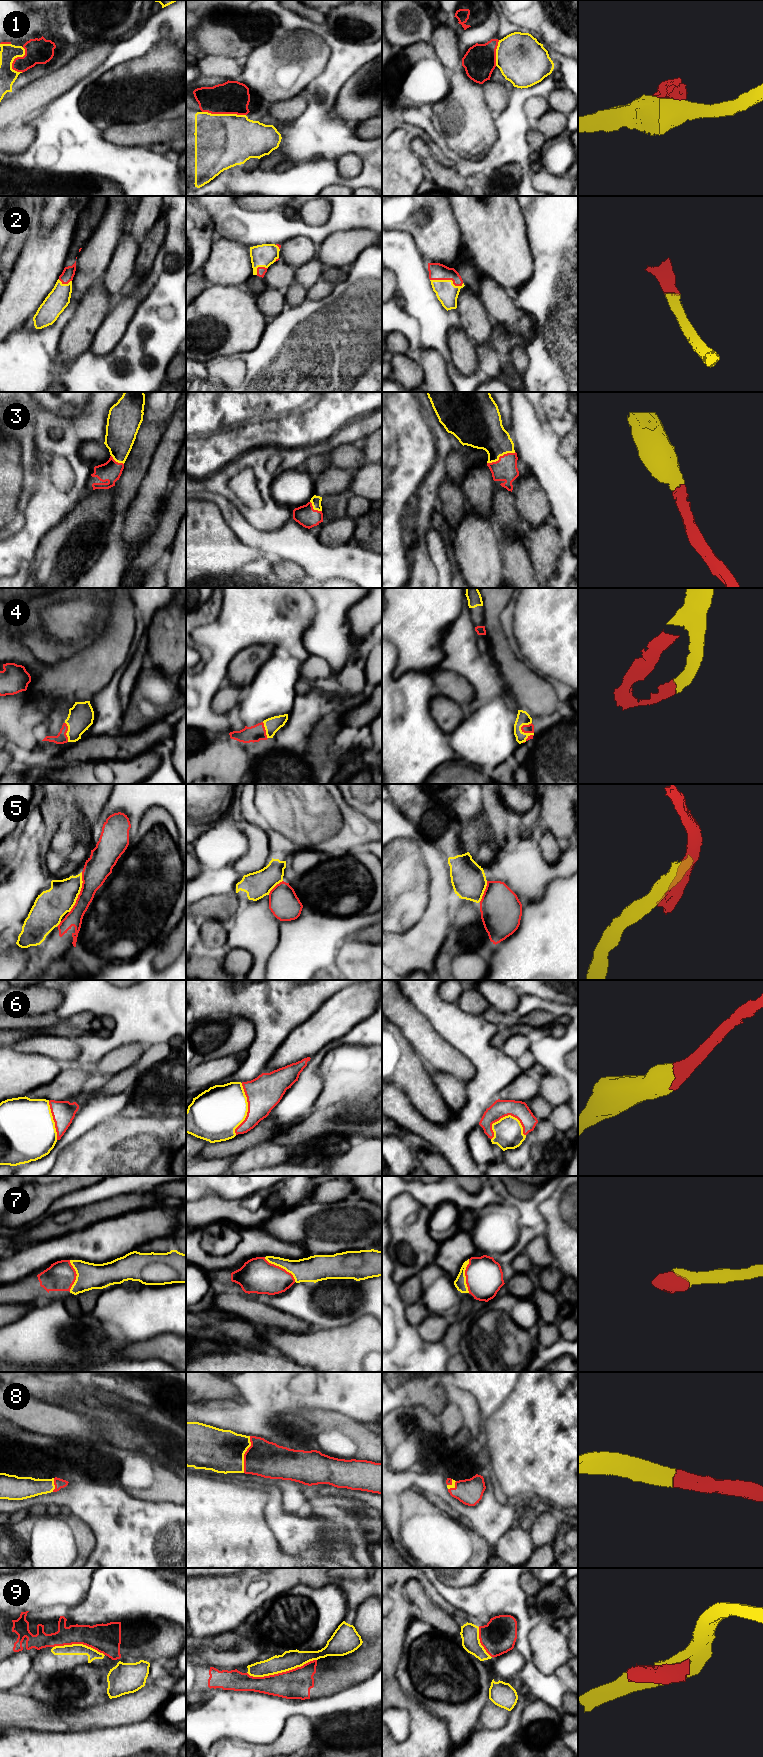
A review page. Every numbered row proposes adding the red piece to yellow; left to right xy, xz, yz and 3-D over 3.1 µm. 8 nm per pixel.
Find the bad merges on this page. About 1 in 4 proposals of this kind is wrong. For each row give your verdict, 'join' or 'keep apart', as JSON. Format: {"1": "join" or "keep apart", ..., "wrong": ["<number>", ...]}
{"1": "keep apart", "2": "join", "3": "join", "4": "join", "5": "keep apart", "6": "join", "7": "join", "8": "join", "9": "keep apart", "wrong": ["1", "5", "9"]}

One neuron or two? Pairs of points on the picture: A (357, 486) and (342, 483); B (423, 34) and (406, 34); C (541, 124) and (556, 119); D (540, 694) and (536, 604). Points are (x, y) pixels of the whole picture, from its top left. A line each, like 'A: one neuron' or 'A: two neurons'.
A: two neurons
B: one neuron
C: one neuron
D: two neurons

